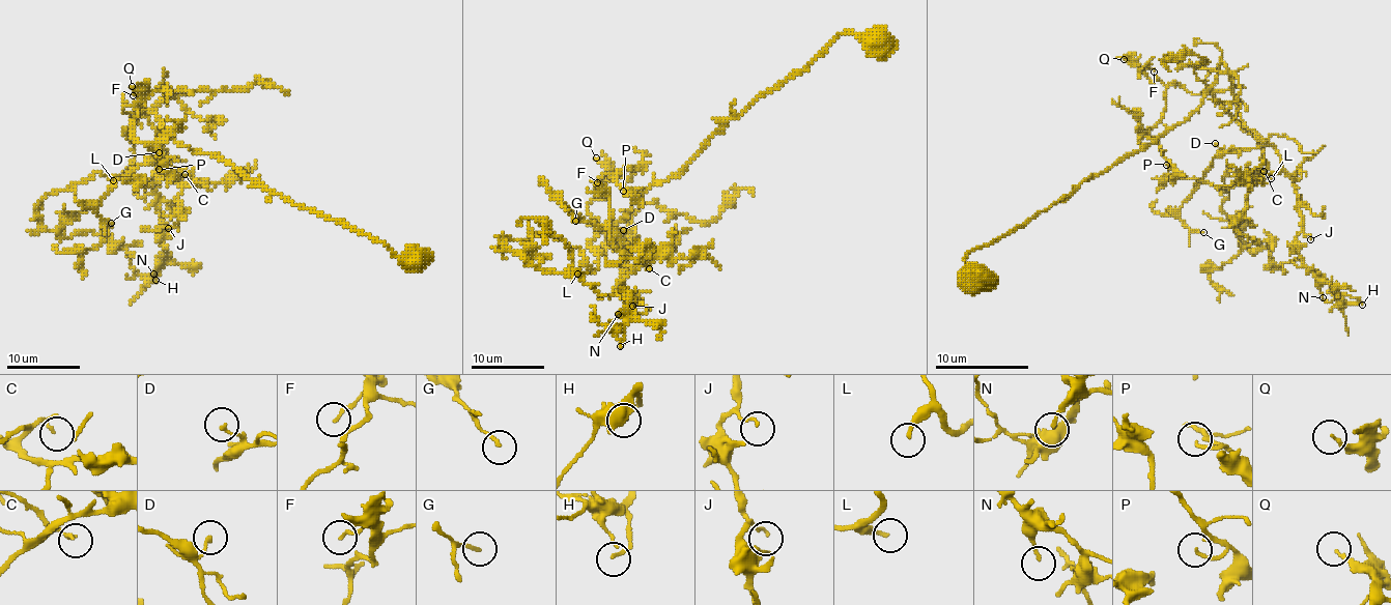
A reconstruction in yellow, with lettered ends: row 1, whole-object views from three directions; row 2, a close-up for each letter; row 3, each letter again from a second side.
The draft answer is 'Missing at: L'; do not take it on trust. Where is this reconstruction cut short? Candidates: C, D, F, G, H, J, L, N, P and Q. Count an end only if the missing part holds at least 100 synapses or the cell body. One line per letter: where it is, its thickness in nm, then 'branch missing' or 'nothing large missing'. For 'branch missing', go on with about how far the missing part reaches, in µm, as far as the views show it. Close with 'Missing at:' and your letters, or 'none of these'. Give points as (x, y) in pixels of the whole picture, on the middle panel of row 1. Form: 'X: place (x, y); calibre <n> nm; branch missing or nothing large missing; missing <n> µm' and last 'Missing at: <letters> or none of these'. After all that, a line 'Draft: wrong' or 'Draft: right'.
C: place (649, 268); calibre 140 nm; nothing large missing
D: place (623, 230); calibre 120 nm; nothing large missing
F: place (597, 182); calibre 140 nm; nothing large missing
G: place (575, 221); calibre 140 nm; nothing large missing
H: place (620, 346); calibre 120 nm; nothing large missing
J: place (632, 306); calibre 110 nm; nothing large missing
L: place (577, 274); calibre 190 nm; branch missing; missing 45 µm
N: place (618, 314); calibre 130 nm; nothing large missing
P: place (623, 191); calibre 130 nm; nothing large missing
Q: place (596, 157); calibre 160 nm; nothing large missing
Missing at: L
Draft: right

